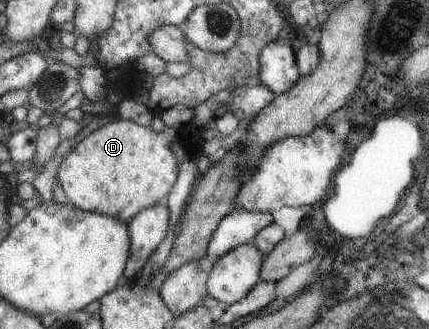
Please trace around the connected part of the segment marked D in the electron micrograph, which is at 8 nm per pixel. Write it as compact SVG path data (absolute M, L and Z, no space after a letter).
M116 118L77 143L63 159L57 177L62 181L70 203L77 209L109 215L128 223L143 209L166 199L177 181L180 168L169 146L176 139L176 128L166 127L158 133L150 126Z

